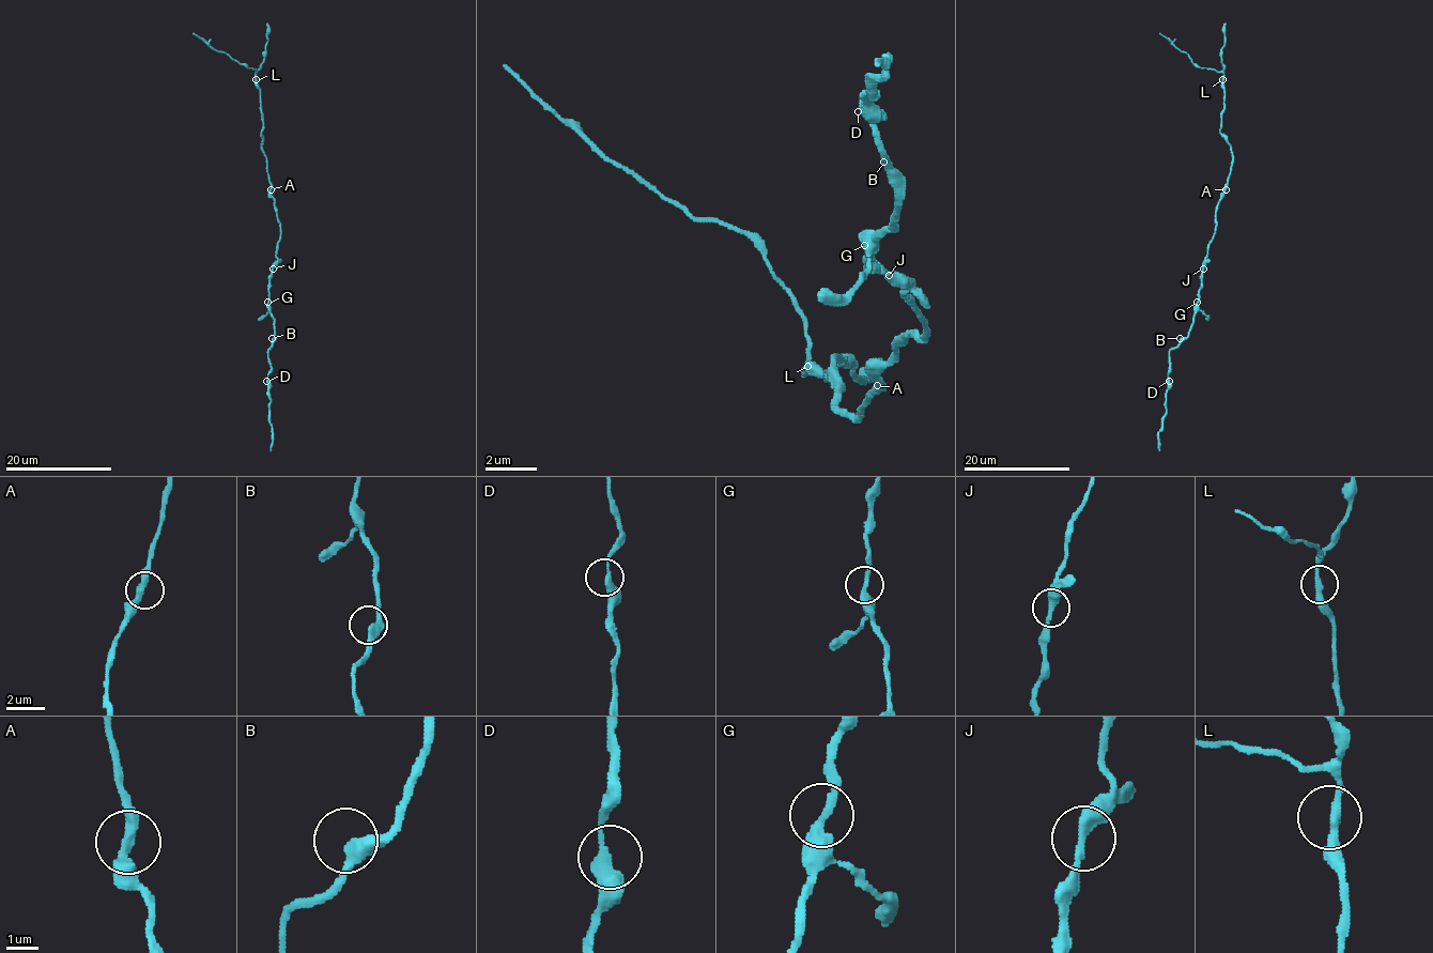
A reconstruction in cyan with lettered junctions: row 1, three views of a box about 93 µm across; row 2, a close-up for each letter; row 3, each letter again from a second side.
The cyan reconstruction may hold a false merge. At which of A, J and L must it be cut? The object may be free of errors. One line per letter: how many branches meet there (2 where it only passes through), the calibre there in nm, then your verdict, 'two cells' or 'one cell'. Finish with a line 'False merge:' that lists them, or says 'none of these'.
A: 2 | 340 nm | one cell
J: 2 | 340 nm | one cell
L: 2 | 280 nm | one cell
False merge: none of these

